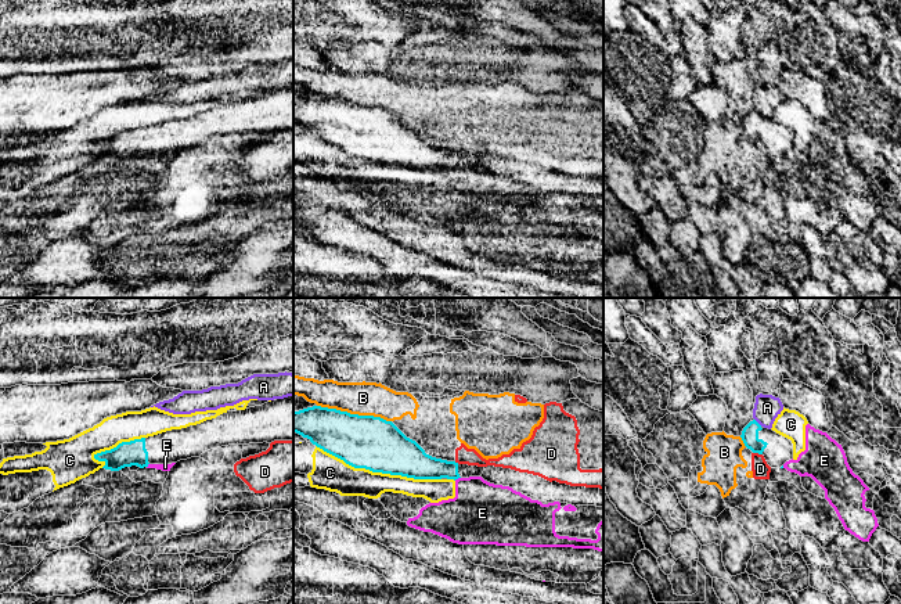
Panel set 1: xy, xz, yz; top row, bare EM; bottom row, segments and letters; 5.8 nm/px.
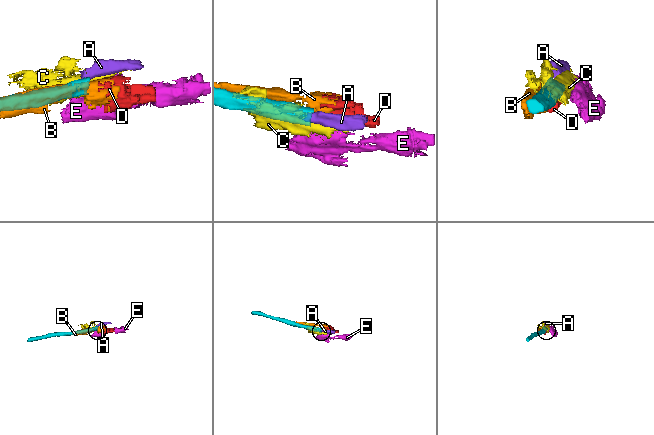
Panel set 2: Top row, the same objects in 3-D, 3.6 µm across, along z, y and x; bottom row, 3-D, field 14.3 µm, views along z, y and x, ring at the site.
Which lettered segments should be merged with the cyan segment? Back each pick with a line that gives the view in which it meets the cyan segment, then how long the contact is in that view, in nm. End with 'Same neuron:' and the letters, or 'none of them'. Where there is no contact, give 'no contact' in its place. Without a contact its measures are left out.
Same neuron: none of them

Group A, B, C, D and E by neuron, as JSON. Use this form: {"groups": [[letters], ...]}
{"groups": [["A"], ["B", "D"], ["C", "E"]]}

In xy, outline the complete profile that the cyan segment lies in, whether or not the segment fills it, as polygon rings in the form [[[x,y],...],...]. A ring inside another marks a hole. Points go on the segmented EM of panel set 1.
[[[293,396],[271,400],[245,410],[227,411],[216,418],[187,428],[122,442],[111,450],[94,454],[94,459],[105,463],[102,468],[119,471],[131,465],[144,468],[149,464],[172,464],[180,460],[199,457],[210,449],[228,445],[271,443],[274,441],[293,441]]]

